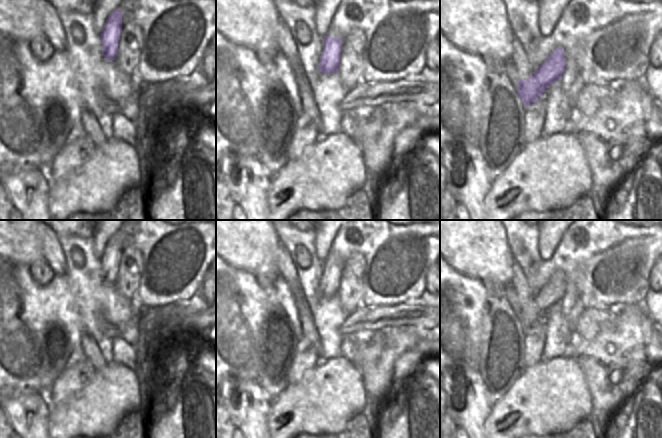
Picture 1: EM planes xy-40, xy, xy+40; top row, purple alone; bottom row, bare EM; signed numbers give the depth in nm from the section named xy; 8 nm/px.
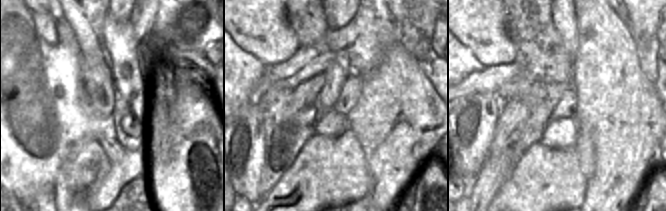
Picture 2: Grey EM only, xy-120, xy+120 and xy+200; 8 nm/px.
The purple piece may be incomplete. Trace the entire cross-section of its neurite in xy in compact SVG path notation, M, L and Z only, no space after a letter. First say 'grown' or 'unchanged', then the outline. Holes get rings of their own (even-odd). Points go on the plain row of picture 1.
unchanged | M324 260L324 271L318 287L318 291L321 296L327 298L338 294L342 270L341 262Z

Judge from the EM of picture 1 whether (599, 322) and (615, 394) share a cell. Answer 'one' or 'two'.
two

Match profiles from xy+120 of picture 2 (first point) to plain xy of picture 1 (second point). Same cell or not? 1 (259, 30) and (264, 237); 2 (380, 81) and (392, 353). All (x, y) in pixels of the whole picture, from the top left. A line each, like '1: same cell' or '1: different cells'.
1: same cell
2: same cell

